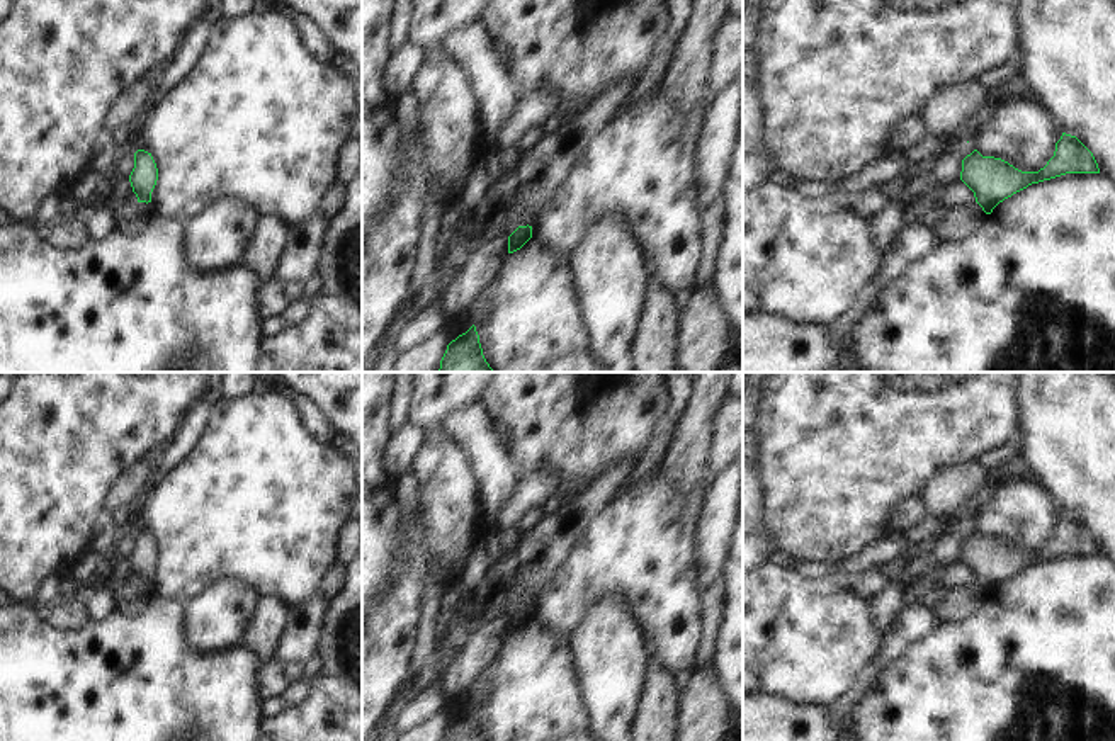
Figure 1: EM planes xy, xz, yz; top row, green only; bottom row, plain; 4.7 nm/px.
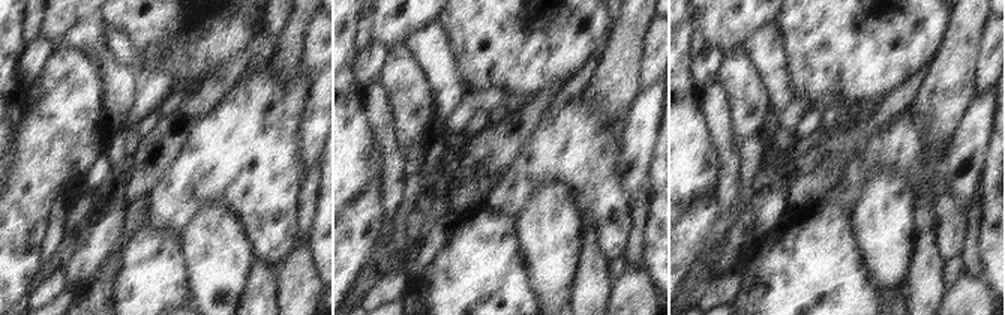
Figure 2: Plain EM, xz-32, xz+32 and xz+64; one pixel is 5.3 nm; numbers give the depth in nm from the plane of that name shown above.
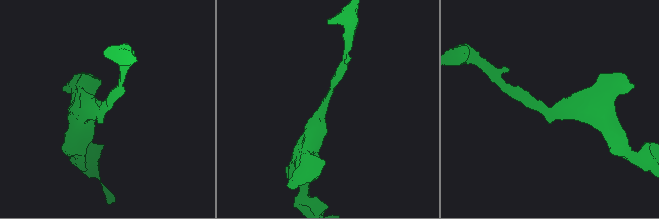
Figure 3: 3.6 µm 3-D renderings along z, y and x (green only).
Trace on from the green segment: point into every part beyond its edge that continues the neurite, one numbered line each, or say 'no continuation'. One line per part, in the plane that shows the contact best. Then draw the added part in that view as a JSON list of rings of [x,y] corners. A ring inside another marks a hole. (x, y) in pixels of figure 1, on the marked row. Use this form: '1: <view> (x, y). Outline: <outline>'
no continuation

